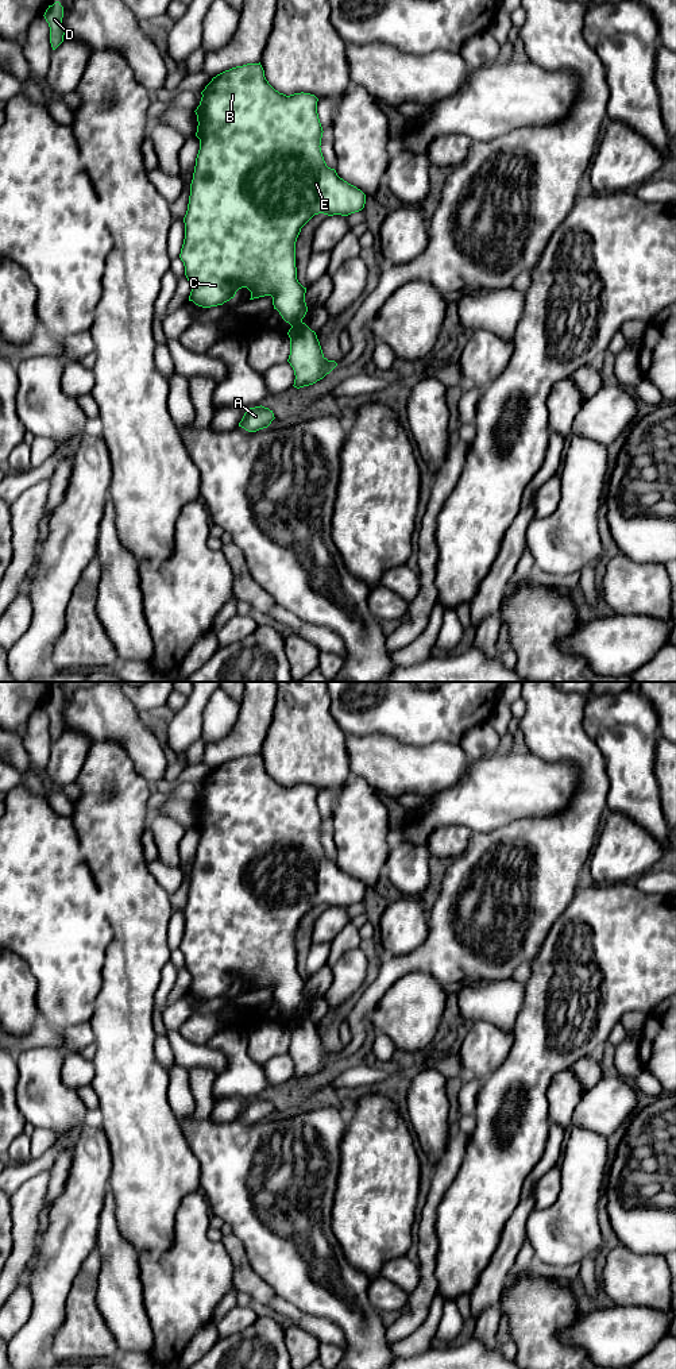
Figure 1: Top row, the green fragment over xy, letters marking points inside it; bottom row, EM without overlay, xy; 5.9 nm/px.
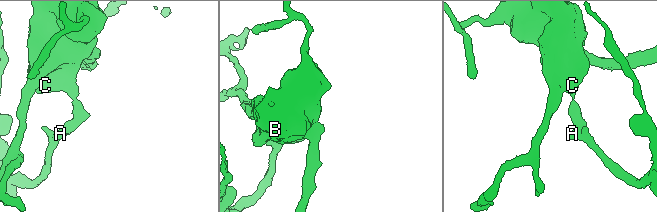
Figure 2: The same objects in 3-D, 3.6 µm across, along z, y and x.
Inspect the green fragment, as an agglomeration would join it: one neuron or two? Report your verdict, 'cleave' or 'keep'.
cleave

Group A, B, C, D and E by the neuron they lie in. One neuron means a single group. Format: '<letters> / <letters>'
A D / B C E

